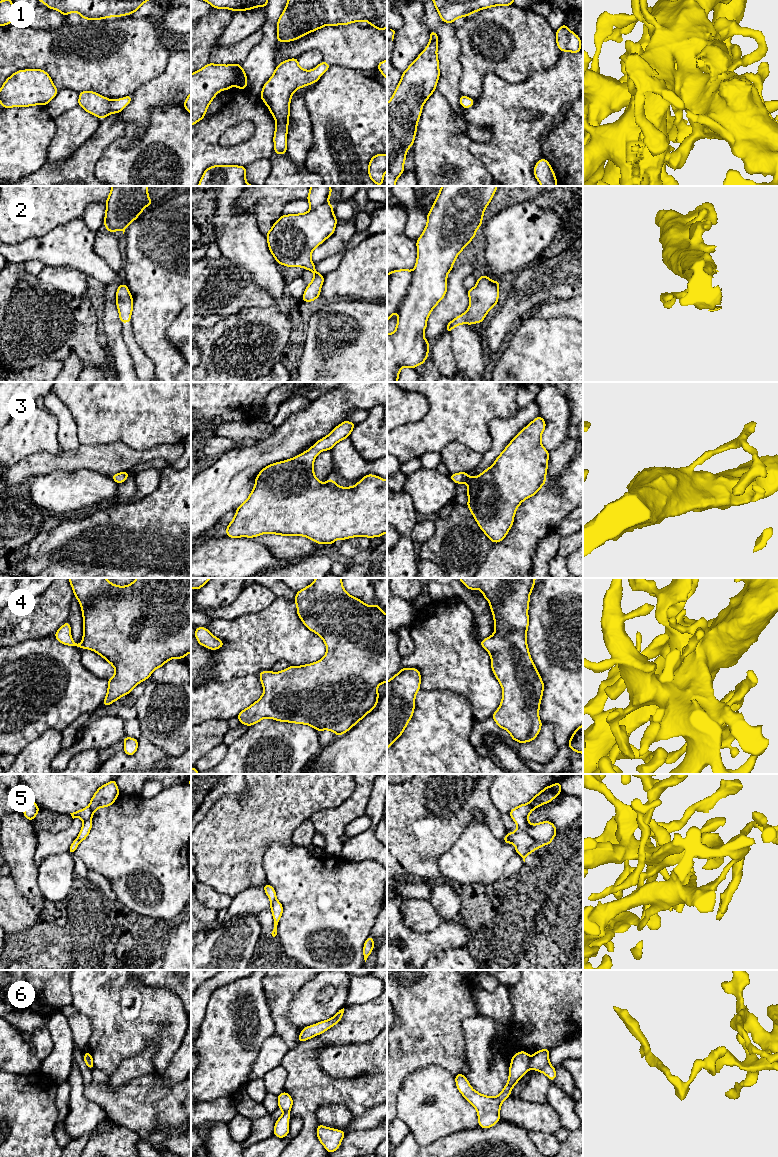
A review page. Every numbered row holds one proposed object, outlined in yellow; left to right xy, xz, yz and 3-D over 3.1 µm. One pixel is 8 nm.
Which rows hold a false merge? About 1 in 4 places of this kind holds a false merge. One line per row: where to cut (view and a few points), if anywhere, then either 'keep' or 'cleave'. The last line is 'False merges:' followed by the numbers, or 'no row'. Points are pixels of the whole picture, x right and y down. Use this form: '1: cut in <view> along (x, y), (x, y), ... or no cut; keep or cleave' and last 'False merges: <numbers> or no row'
1: no cut; keep
2: no cut; keep
3: no cut; keep
4: no cut; keep
5: cut in xz along (275, 898), (271, 902); cleave
6: cut in yz along (530, 1058), (528, 1068); cleave
False merges: 5, 6

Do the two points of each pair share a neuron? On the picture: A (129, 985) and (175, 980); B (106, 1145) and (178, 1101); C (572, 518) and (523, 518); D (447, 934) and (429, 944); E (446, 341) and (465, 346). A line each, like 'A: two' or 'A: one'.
A: two
B: two
C: two
D: one
E: two

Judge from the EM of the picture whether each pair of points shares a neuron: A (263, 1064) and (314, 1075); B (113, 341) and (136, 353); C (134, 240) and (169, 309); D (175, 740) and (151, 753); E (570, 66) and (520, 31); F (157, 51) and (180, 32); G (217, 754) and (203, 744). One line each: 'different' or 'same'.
A: different
B: different
C: same
D: different
E: different
F: different
G: different

